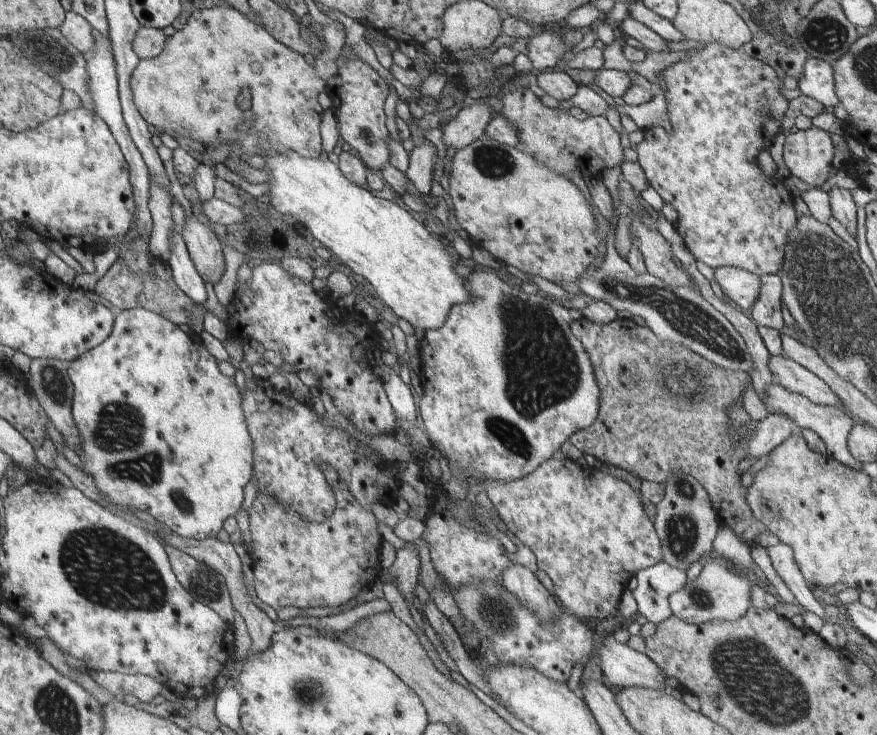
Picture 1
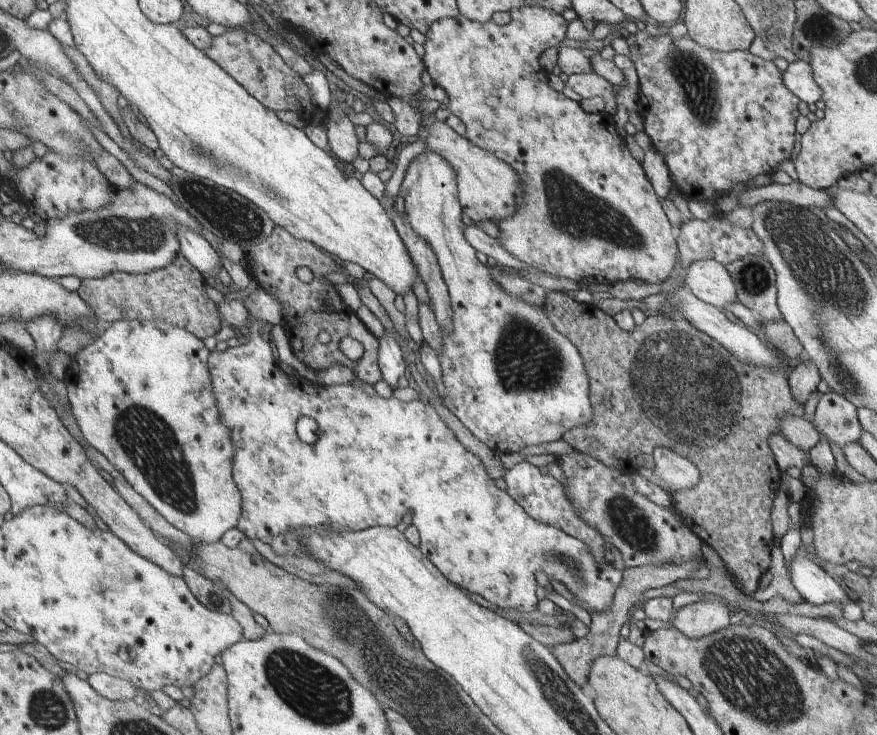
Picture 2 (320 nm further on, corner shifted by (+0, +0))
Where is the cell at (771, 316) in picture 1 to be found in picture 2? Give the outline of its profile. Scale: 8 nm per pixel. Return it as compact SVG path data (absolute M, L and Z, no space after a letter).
M746 255L725 266L736 287L737 301L764 320L783 319L777 305L776 275L763 255Z

